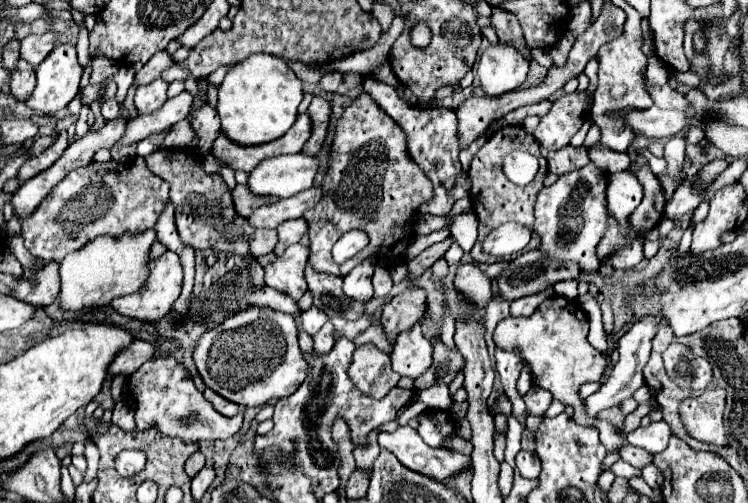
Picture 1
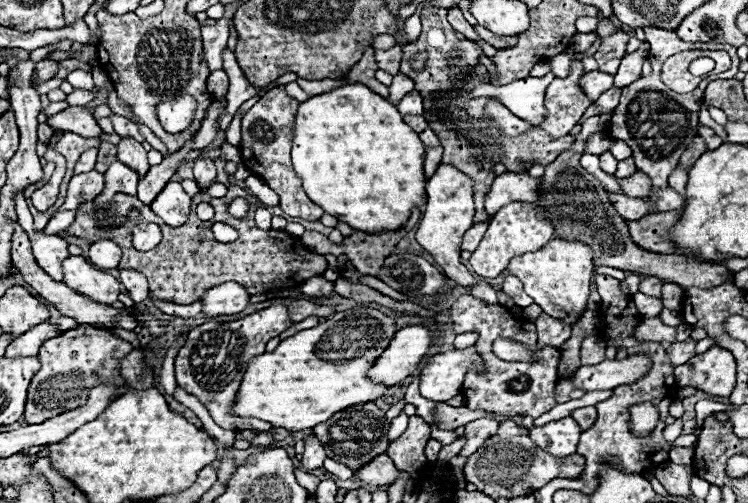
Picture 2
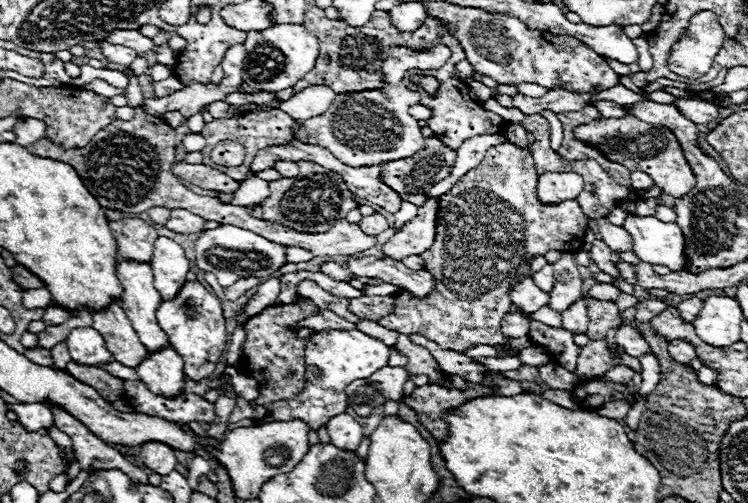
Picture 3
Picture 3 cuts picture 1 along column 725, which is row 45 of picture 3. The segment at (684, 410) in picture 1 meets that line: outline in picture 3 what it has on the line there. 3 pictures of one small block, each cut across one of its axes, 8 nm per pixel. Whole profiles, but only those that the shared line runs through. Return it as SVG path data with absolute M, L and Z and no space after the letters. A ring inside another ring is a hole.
M444 44L430 46L428 50L416 50L410 46L392 46L388 58L382 64L382 88L368 92L344 92L336 94L332 106L314 118L308 118L302 124L308 134L310 144L320 144L328 148L340 162L352 166L364 164L384 164L392 160L402 160L416 154L424 146L424 136L420 132L418 120L408 114L408 108L420 104L420 94L412 92L404 84L404 74L408 70L438 70L450 58L450 50Z

